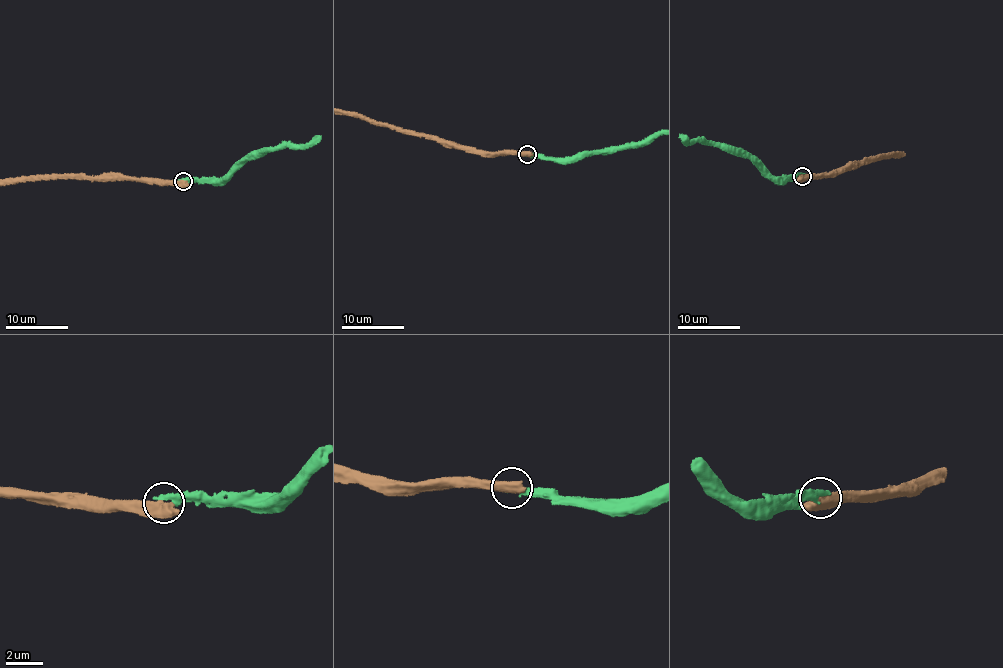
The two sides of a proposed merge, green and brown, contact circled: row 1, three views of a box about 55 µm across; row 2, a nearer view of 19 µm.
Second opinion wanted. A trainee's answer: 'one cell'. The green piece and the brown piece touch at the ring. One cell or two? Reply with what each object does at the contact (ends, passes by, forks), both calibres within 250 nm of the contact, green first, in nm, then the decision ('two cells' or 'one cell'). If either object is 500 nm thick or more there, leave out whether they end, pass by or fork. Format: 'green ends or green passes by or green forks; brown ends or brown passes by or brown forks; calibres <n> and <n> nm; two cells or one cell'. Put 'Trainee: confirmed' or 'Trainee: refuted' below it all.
calibres 340 and 750 nm; two cells
Trainee: refuted

